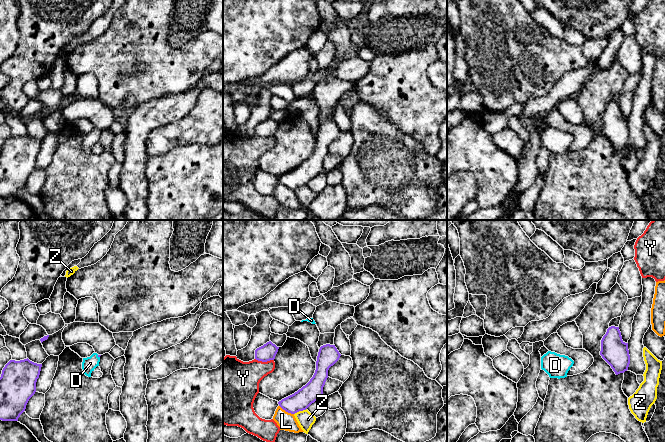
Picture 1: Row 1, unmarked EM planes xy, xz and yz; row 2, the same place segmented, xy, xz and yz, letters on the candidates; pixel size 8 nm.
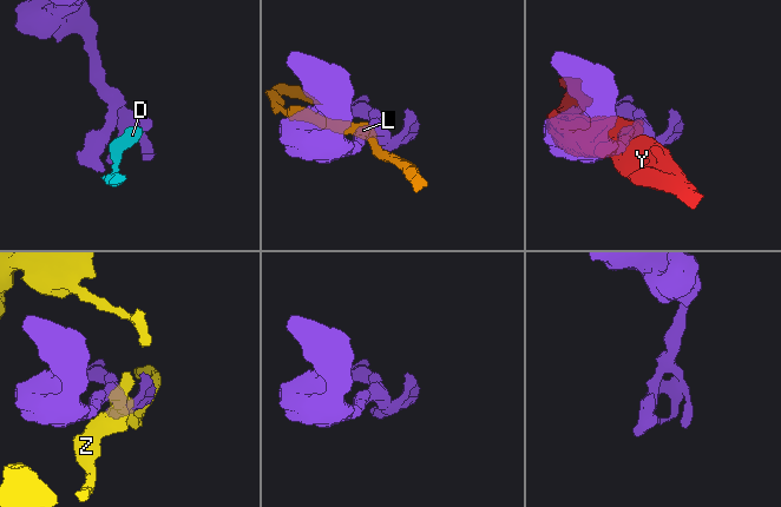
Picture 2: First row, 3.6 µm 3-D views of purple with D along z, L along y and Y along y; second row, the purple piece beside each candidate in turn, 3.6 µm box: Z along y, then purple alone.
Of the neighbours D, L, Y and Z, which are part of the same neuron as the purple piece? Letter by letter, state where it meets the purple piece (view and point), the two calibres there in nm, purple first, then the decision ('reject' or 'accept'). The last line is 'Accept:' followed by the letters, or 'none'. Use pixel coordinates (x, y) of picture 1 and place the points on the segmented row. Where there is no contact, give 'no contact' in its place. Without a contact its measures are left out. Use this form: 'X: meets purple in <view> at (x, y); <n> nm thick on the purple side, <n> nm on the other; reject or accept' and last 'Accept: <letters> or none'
D: meets purple in xy at (98, 356); 20 nm thick on the purple side, 110 nm on the other; accept
L: meets purple in xz at (286, 411); 160 nm thick on the purple side, 150 nm on the other; reject
Y: meets purple in xz at (264, 361); 140 nm thick on the purple side, 300 nm on the other; reject
Z: meets purple in xz at (300, 410); 160 nm thick on the purple side, 140 nm on the other; reject
Accept: D

